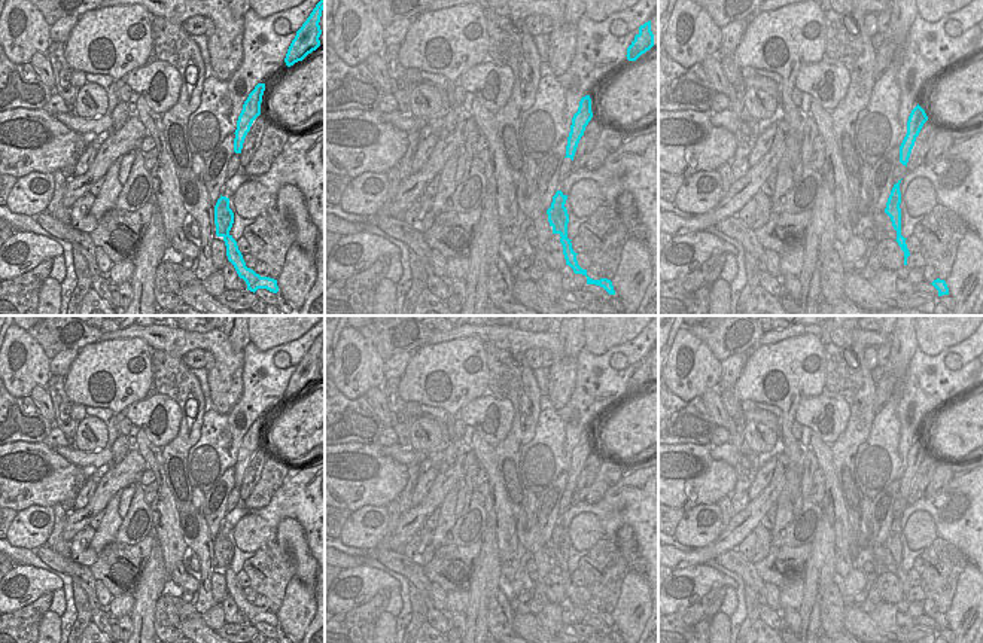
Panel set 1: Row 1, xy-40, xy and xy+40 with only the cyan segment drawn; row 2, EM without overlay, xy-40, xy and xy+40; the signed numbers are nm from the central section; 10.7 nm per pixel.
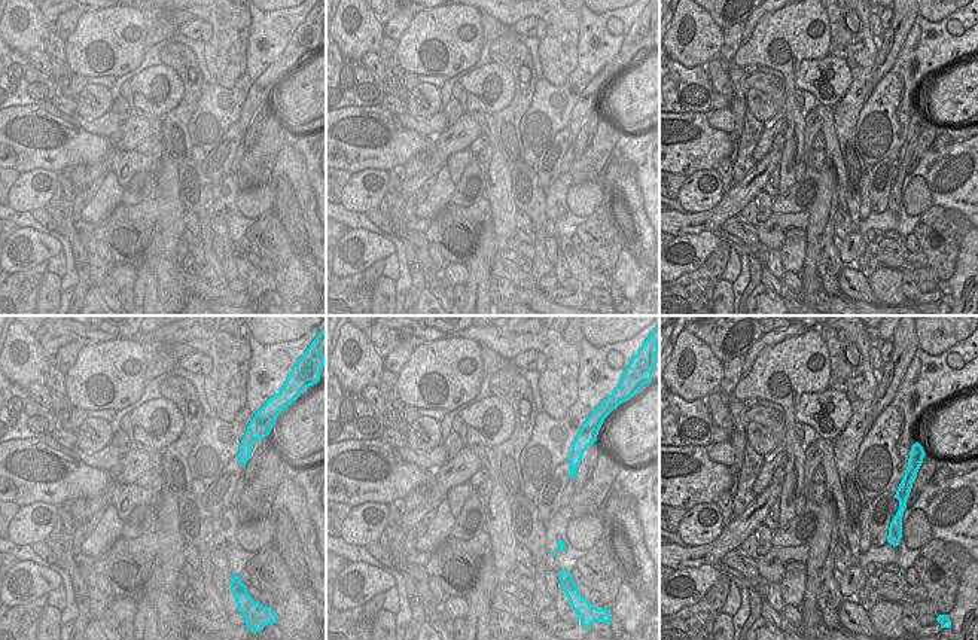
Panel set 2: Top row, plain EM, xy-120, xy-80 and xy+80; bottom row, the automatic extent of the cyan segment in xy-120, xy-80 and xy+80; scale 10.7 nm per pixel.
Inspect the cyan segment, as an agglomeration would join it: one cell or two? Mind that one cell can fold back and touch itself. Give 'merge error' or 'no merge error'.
no merge error

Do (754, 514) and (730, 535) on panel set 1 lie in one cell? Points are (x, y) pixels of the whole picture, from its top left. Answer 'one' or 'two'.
one

